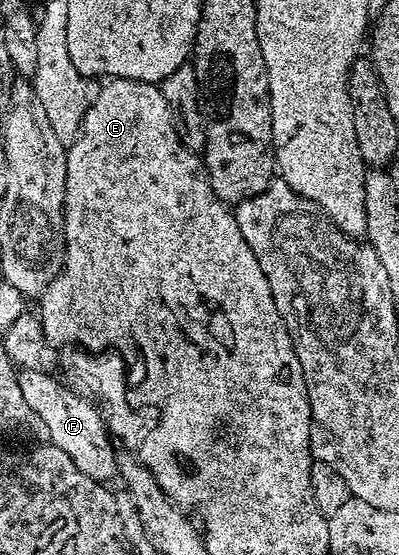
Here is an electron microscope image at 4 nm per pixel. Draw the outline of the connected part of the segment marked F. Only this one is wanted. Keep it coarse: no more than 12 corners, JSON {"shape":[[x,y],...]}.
{"shape":[[41,368],[18,371],[51,444],[99,483],[119,456],[100,411]]}

